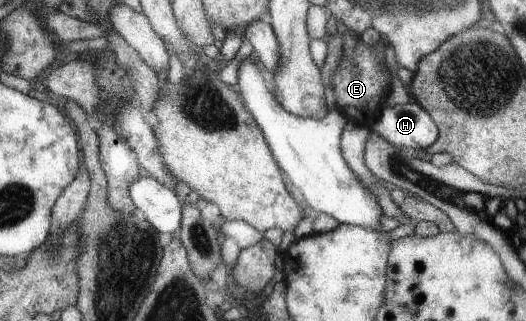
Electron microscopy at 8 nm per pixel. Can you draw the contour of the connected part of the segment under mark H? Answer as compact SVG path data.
M417 101L381 107L370 127L396 147L426 150L438 140L437 123Z

